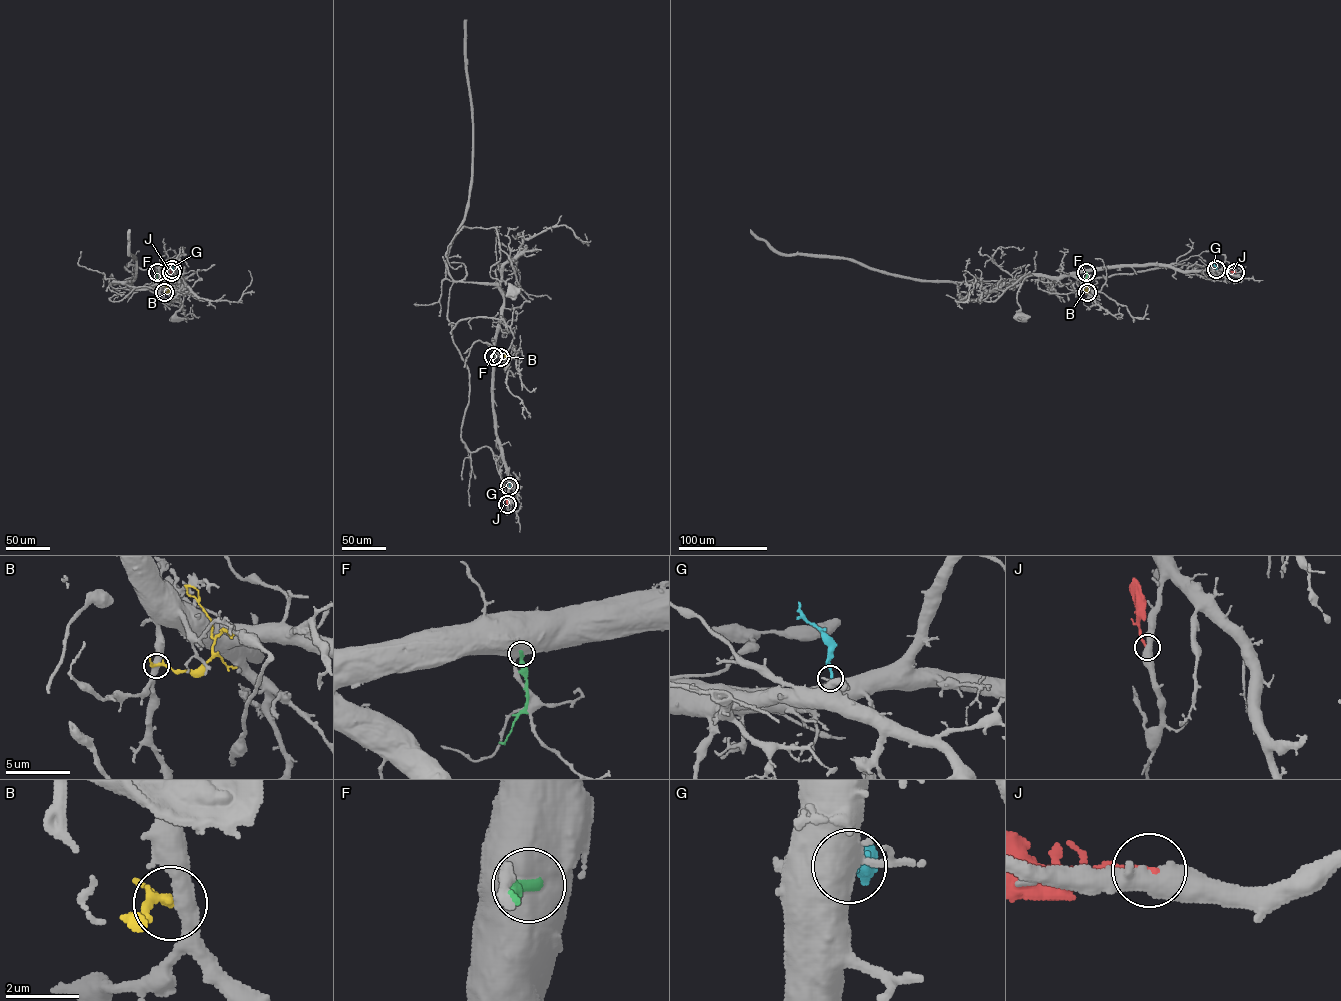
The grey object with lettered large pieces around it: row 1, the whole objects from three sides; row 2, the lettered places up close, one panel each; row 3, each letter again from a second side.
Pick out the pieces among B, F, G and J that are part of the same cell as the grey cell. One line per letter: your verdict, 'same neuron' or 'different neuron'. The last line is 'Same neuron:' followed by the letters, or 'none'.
B: different neuron
F: different neuron
G: same neuron
J: different neuron
Same neuron: G

